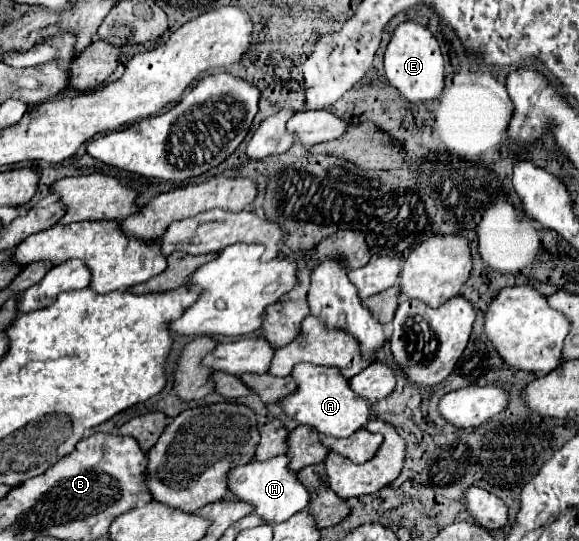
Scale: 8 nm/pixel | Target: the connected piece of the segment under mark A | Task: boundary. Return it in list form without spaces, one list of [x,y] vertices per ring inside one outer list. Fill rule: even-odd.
[[[298,363],[292,371],[292,377],[298,383],[298,393],[282,399],[284,411],[302,425],[316,427],[324,435],[332,437],[350,437],[360,431],[366,421],[372,417],[372,405],[366,399],[358,397],[350,389],[350,381],[338,373],[334,367],[318,367],[312,363]]]

